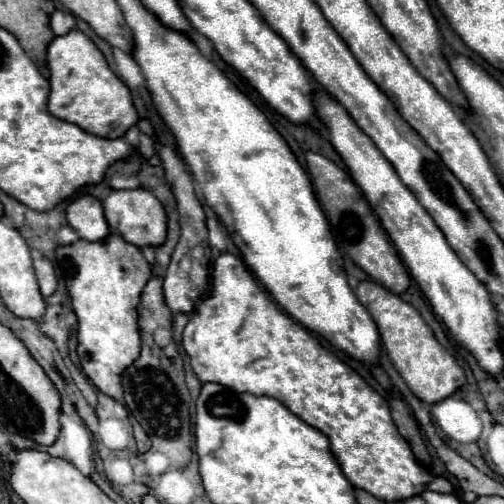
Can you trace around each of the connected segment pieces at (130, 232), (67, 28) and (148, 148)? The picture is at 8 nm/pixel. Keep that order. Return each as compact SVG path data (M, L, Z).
M137 188L137 190L113 190L105 202L105 218L109 222L111 232L119 234L125 242L137 246L137 248L145 248L145 246L161 246L167 238L167 216L165 210L161 206L161 202L145 188Z
M57 10L51 14L51 28L53 28L55 36L63 36L75 28L75 16L69 12Z
M139 134L139 152L141 152L143 158L151 158L155 154L153 140L147 134Z

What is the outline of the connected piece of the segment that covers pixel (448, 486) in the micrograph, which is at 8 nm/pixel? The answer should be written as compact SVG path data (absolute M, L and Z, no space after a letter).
M436 476L428 485L427 489L440 493L455 493L453 485L445 478Z

